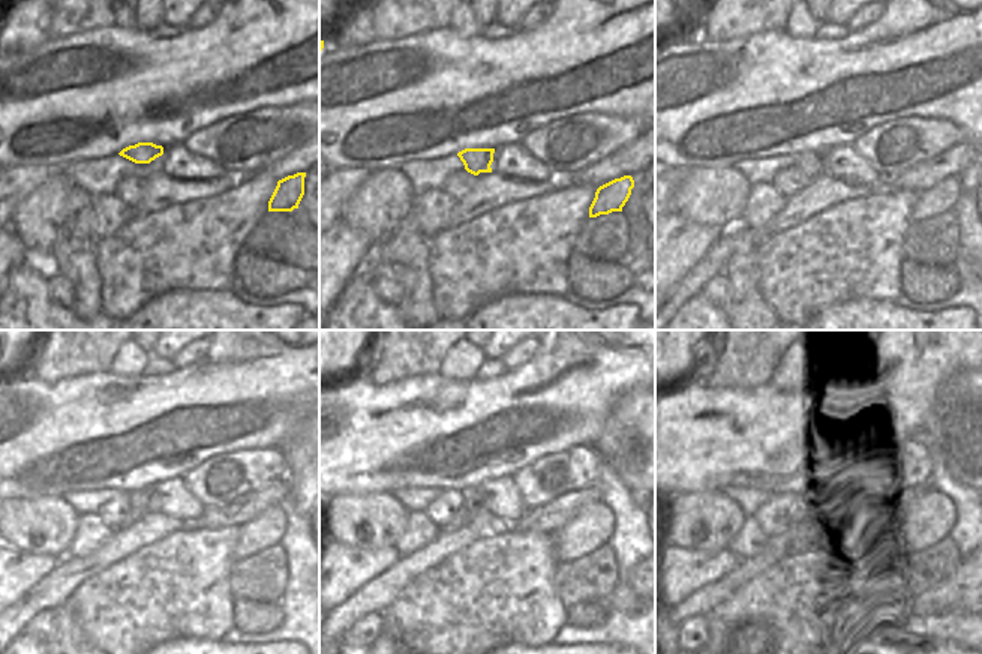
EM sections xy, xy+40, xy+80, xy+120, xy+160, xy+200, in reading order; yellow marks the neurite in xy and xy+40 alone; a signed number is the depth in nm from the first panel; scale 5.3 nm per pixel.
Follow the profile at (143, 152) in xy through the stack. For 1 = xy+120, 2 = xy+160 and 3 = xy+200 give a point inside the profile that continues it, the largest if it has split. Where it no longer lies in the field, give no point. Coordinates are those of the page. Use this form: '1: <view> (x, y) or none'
1: xy+120 (138, 498)
2: xy+160 (473, 504)
3: xy+200 (808, 500)

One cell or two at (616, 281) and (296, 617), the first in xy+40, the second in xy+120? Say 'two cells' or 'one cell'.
two cells

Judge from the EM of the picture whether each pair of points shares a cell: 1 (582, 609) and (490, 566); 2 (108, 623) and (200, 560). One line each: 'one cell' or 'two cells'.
1: two cells
2: one cell

